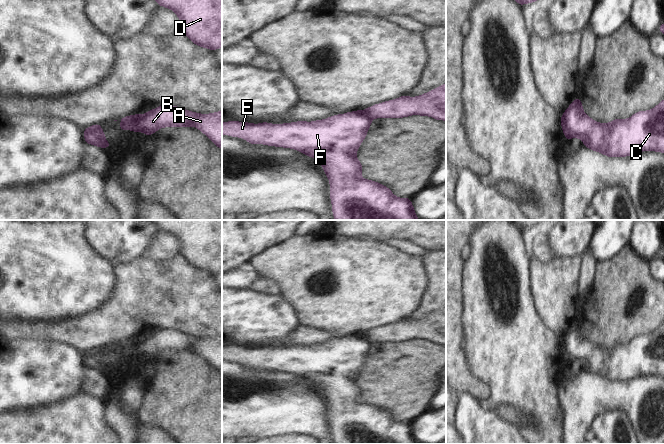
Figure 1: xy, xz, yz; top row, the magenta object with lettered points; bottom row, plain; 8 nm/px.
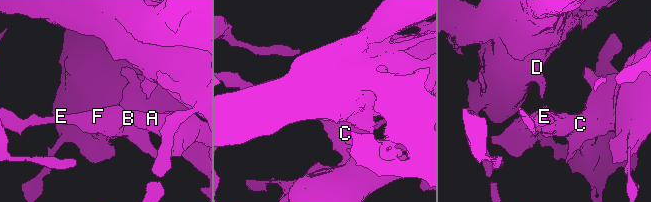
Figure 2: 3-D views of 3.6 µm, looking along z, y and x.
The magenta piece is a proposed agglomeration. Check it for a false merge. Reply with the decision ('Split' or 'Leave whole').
Split.

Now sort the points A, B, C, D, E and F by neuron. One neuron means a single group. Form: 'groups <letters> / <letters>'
groups A B D / C E F

